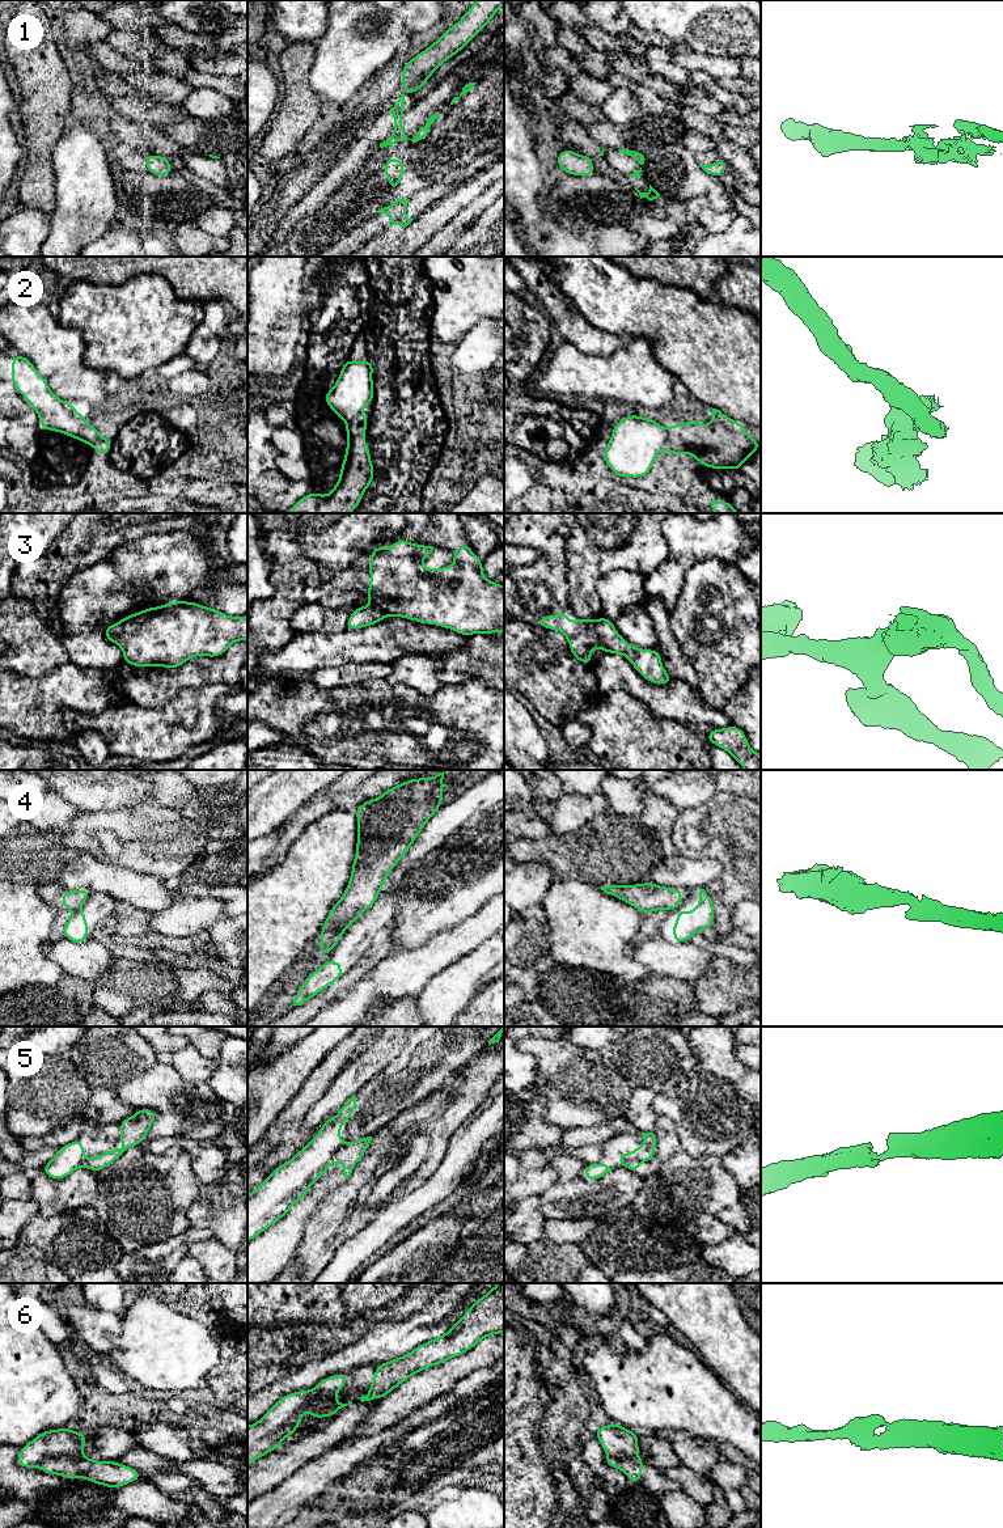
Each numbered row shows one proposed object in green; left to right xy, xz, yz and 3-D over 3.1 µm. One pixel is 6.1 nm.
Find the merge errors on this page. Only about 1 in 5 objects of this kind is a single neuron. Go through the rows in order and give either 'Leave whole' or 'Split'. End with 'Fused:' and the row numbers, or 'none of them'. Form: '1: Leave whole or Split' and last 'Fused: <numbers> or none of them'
1: Split
2: Split
3: Split
4: Split
5: Split
6: Split
Fused: 1, 2, 3, 4, 5, 6

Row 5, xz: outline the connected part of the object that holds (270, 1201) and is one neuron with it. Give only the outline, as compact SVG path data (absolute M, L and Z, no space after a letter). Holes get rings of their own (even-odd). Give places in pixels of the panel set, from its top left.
M352 1096L334 1118L321 1125L316 1138L247 1195L247 1243L285 1216L326 1173L335 1154L344 1146L340 1140L342 1125L356 1108L356 1099Z

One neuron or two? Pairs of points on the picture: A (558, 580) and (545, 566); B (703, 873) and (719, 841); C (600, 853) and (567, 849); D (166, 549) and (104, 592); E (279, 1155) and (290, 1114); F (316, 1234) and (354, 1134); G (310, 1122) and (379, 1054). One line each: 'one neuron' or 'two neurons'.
A: one neuron
B: two neurons
C: one neuron
D: one neuron
E: one neuron
F: two neurons
G: one neuron

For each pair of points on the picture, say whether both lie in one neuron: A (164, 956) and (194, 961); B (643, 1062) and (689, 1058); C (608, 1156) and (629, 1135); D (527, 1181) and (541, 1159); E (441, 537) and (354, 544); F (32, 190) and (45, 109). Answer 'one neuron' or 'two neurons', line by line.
A: one neuron
B: one neuron
C: one neuron
D: two neurons
E: two neurons
F: one neuron

